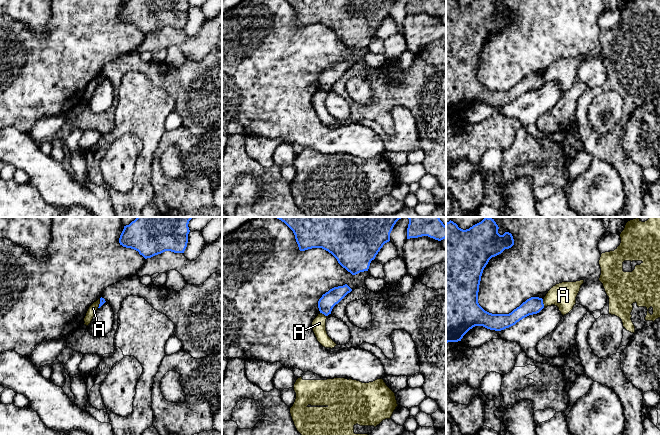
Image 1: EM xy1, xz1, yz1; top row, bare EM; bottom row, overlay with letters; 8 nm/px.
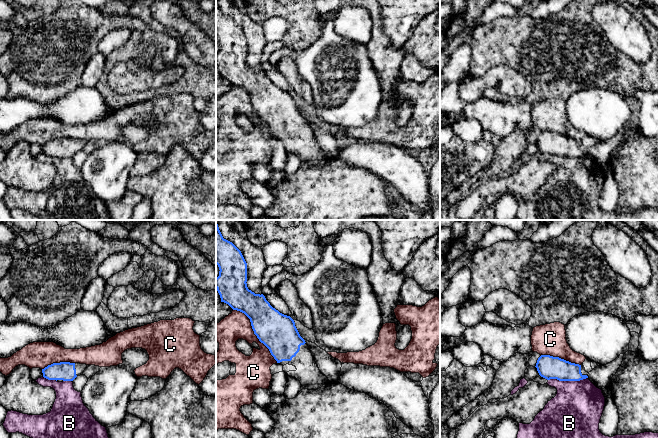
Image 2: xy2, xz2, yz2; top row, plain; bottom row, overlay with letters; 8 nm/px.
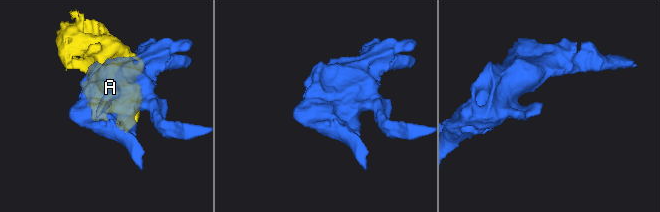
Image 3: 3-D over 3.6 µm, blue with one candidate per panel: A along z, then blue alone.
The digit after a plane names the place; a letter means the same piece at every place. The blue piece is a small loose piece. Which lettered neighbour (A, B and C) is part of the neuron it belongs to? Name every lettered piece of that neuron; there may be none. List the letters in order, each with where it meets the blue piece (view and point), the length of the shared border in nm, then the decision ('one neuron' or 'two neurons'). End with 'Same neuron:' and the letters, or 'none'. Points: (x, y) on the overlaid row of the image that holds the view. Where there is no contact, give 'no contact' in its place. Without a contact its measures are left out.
A: yz1 (542, 303) | 70 nm | two neurons
B: yz2 (567, 380) | 320 nm | two neurons
C: xz2 (254, 333) | 550 nm | two neurons
Same neuron: none

